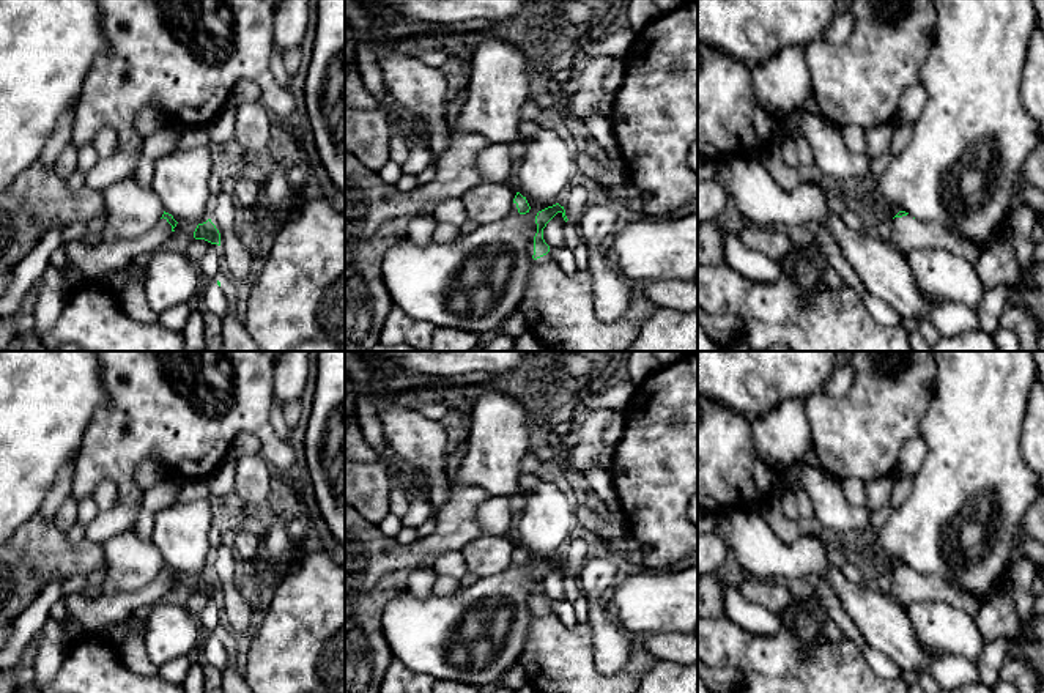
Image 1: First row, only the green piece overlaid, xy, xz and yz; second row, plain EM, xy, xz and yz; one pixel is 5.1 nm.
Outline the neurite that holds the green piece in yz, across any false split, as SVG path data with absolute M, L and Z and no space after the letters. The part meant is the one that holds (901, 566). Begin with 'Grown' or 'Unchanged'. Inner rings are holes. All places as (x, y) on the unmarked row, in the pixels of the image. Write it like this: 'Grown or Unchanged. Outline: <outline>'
Grown. Outline: M899 564L894 569L890 595L893 595L904 608L909 608L916 602L938 600L956 608L964 608L973 617L981 608L981 602L976 595L964 592L946 578L913 572L905 564Z

